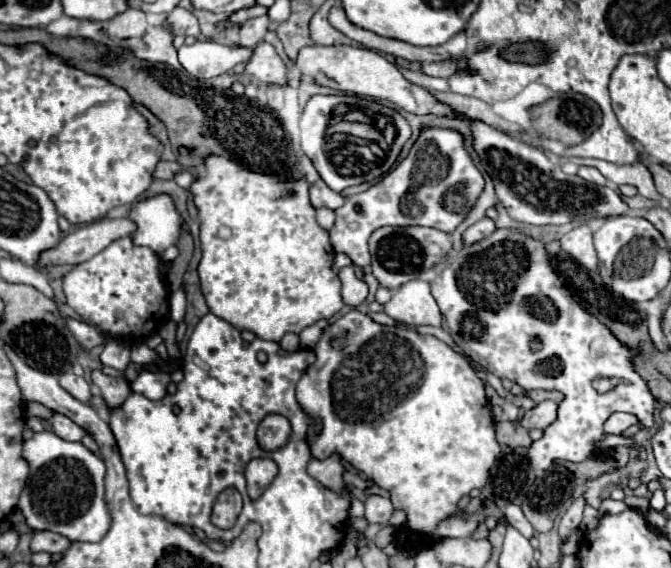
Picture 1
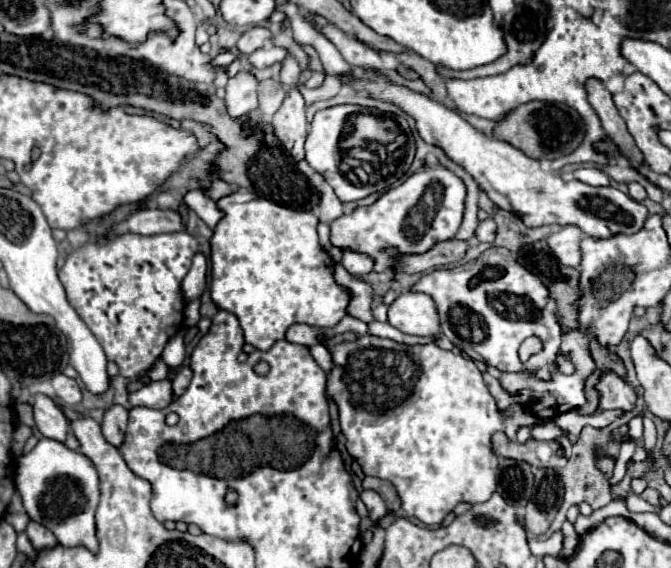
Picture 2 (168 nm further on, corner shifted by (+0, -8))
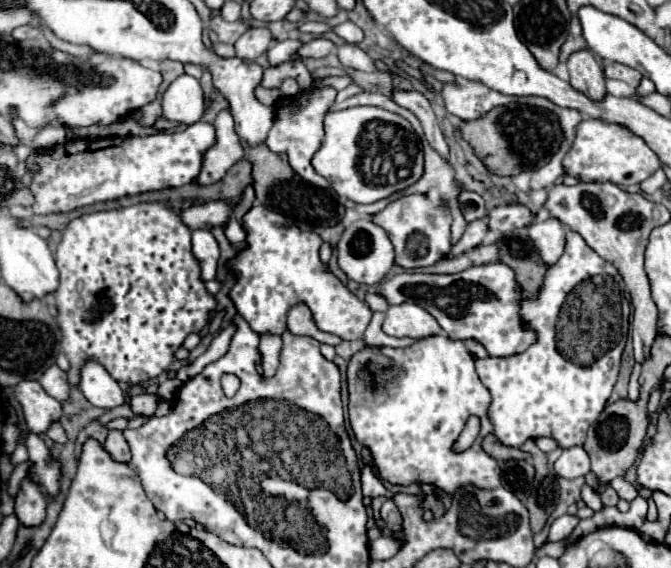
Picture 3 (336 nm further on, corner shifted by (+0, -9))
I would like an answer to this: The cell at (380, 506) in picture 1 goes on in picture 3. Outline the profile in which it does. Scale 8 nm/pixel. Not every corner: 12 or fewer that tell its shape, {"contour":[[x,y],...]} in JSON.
{"contour":[[363,466],[363,496],[387,494],[371,466]]}

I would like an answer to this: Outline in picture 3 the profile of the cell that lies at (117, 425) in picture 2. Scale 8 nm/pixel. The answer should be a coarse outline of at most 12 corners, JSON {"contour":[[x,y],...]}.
{"contour":[[119,430],[109,432],[105,450],[117,462],[129,462],[127,440]]}

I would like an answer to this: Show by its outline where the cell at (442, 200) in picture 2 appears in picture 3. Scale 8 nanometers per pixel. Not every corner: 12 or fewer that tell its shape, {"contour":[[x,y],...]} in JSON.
{"contour":[[403,196],[373,216],[395,264],[433,266],[451,252],[447,204]]}

